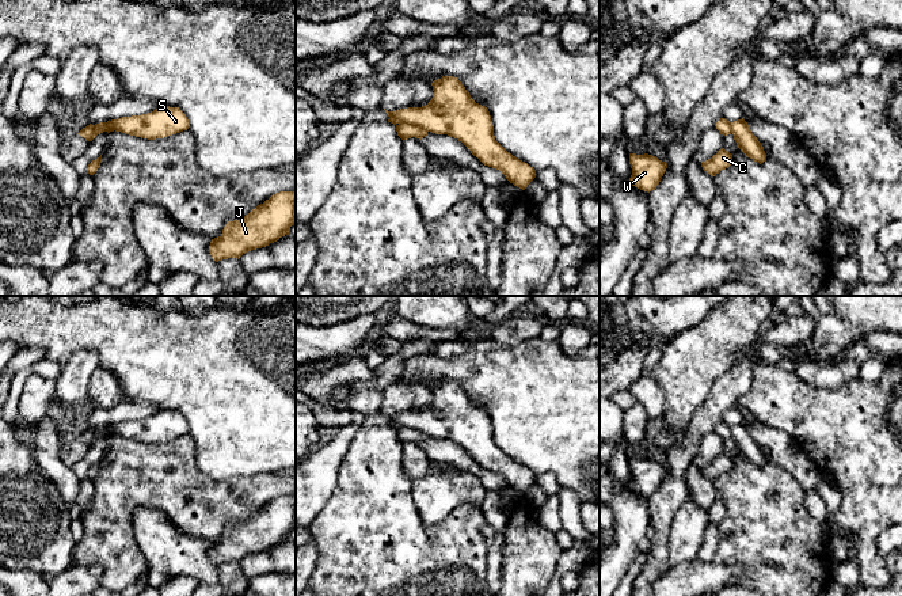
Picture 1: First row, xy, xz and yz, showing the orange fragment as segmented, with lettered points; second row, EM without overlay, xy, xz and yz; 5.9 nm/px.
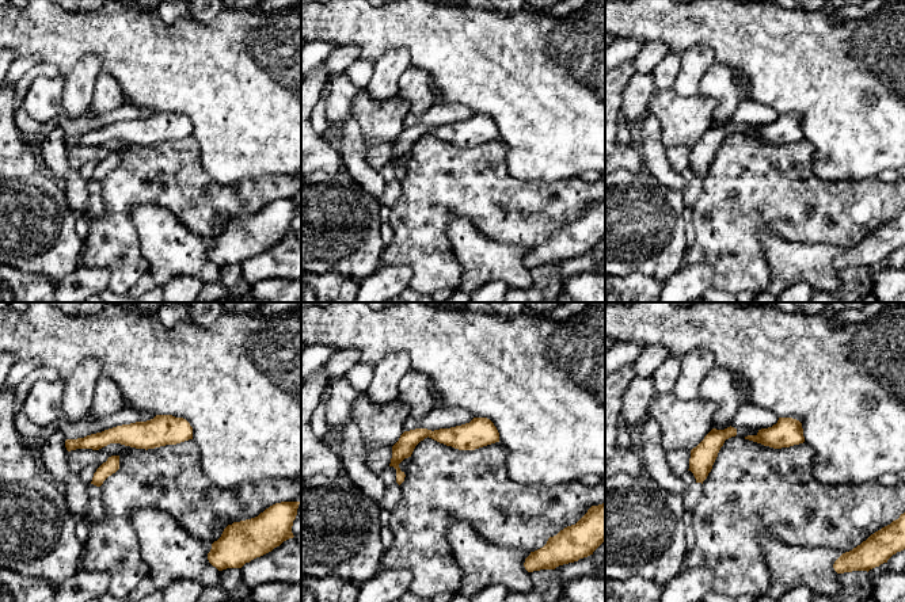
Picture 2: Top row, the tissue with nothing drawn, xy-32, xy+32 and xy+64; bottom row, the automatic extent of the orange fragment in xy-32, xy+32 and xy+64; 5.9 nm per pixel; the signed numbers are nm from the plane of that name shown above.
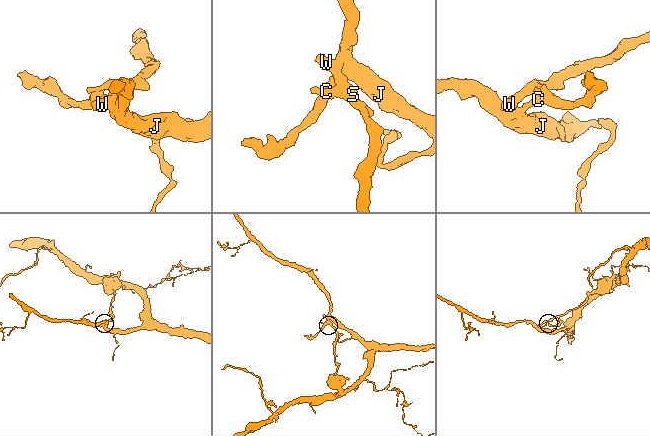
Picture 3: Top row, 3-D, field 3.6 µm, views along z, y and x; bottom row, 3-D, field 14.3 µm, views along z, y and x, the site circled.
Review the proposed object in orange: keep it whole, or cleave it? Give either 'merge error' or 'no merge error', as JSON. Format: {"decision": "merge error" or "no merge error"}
{"decision": "merge error"}

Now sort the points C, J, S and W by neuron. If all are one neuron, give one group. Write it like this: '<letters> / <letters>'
C J / S W

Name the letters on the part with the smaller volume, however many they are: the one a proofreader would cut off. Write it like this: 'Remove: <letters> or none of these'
Remove: S, W

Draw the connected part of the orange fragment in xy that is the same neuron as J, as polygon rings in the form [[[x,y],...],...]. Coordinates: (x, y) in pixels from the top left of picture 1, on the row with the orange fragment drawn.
[[[279,191],[258,205],[241,220],[228,221],[218,238],[212,239],[209,253],[218,262],[269,246],[289,235],[296,224],[296,191]]]

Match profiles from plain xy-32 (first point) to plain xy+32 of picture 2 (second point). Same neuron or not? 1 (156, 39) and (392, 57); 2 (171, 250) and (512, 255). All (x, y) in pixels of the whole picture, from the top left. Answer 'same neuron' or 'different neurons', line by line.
1: different neurons
2: same neuron

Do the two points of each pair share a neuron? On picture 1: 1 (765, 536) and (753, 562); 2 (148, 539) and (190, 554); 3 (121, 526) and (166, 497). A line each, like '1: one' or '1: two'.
1: one
2: one
3: one

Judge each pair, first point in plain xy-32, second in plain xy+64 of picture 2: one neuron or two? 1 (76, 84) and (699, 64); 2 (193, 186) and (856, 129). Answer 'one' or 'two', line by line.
1: one
2: two

